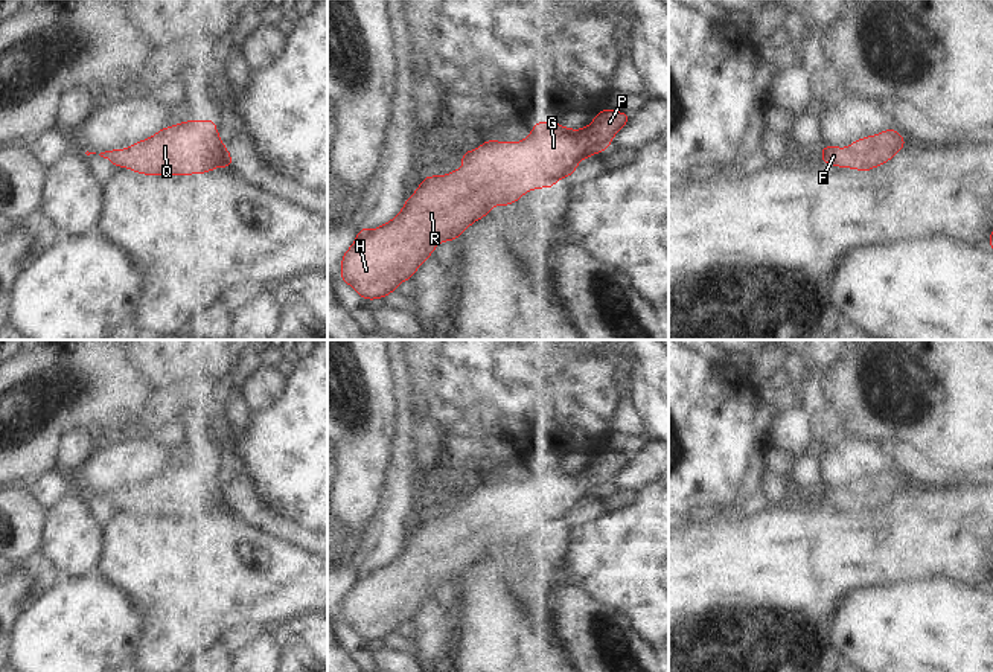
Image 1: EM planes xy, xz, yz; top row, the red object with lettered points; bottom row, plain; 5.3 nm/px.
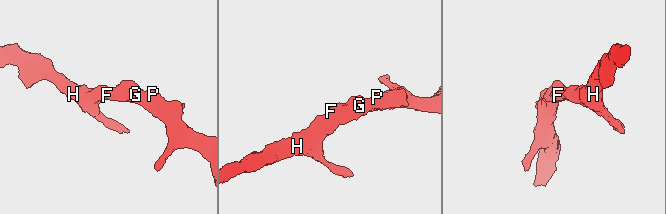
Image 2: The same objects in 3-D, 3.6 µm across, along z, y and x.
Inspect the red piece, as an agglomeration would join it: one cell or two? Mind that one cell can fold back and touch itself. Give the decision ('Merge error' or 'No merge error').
No merge error

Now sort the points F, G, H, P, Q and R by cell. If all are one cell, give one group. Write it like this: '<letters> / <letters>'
F G H P Q R

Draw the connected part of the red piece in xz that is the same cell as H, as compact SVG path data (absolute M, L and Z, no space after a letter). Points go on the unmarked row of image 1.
M605 450L597 454L592 463L580 471L571 471L554 462L535 463L532 474L521 483L486 482L474 492L461 497L461 512L437 518L426 517L414 535L405 541L402 552L388 564L369 571L359 568L356 581L341 597L340 619L366 642L384 640L396 634L399 625L411 622L419 608L433 597L434 590L445 582L455 582L469 567L490 555L493 547L510 547L524 535L538 529L550 530L560 520L574 517L577 506L594 495L611 489L614 477L629 463L631 456Z

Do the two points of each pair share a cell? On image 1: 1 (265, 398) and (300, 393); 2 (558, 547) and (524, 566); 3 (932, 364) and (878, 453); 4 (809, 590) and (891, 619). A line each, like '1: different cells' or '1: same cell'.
1: different cells
2: different cells
3: different cells
4: different cells

